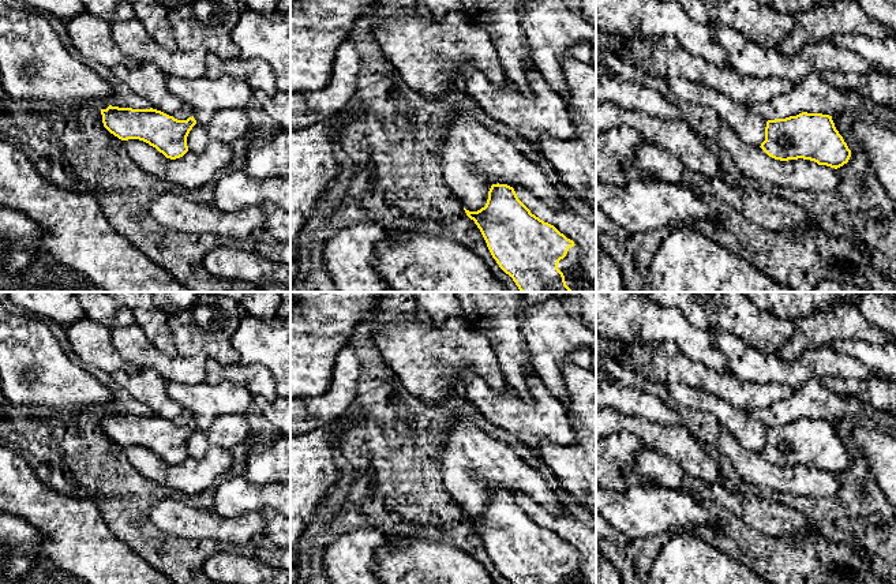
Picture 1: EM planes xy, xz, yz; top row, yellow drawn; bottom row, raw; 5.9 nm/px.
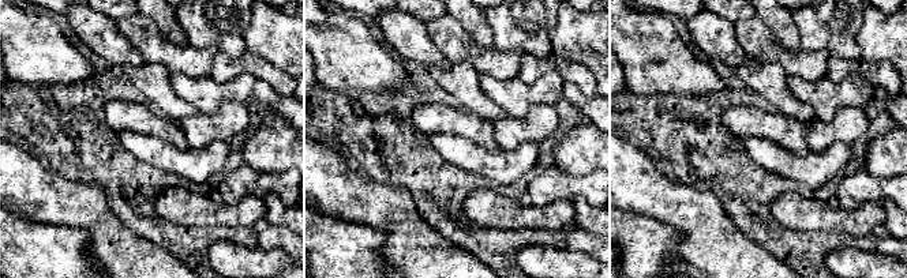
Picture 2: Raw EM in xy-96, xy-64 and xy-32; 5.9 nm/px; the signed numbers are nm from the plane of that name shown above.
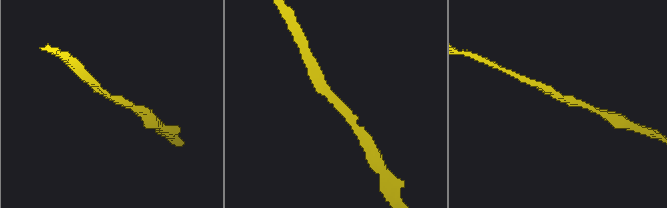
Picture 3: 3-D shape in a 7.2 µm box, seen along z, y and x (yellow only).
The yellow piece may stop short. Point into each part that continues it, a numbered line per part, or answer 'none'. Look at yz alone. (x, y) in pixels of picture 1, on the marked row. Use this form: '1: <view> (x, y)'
none

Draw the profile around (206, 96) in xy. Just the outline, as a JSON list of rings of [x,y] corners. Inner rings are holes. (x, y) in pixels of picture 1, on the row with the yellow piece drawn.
[[[229,75],[217,79],[168,76],[166,87],[173,96],[192,106],[194,119],[203,126],[210,124],[218,111],[245,111],[256,104],[254,90],[241,79]]]

